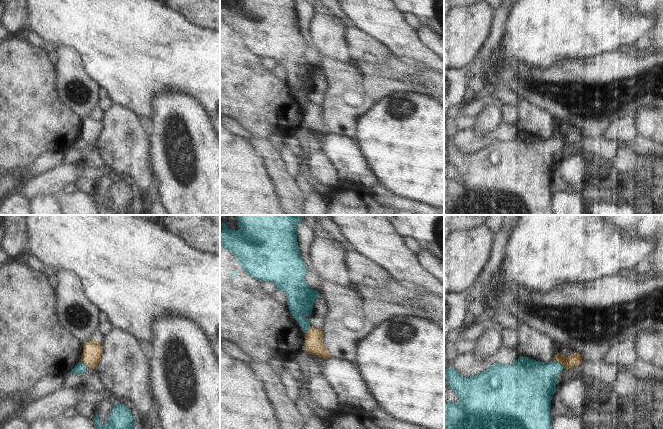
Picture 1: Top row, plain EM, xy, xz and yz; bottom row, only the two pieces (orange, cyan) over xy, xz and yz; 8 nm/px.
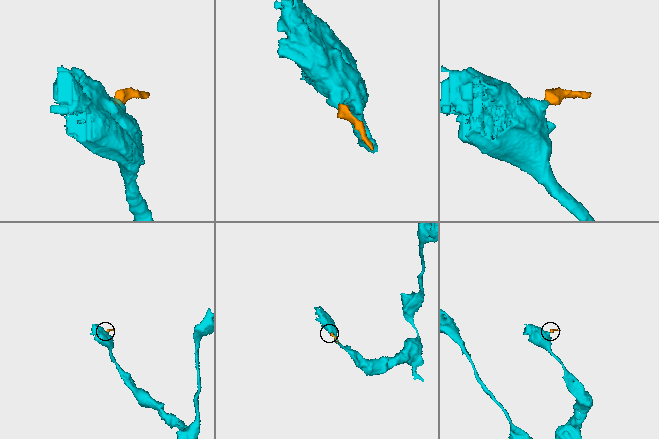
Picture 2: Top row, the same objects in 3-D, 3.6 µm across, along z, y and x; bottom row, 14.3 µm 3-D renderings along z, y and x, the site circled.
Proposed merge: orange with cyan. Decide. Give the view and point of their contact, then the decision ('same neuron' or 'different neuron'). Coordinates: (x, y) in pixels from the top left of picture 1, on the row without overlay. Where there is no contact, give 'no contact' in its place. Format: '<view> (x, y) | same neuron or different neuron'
yz (559, 138) | different neuron

